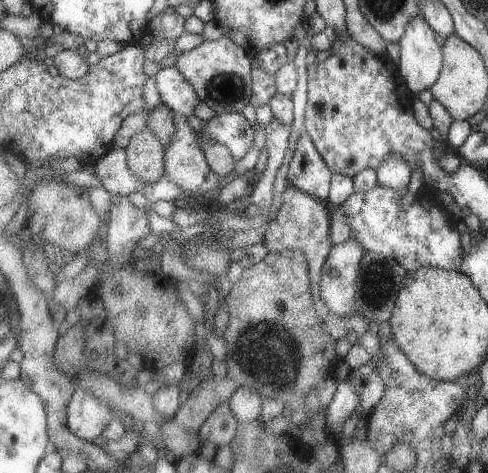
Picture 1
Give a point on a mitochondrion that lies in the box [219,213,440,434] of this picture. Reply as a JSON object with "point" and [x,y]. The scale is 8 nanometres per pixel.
{"point":[265,354]}

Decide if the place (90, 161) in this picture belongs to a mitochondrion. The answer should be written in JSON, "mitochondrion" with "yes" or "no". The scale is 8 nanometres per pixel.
{"mitochondrion":"no"}

